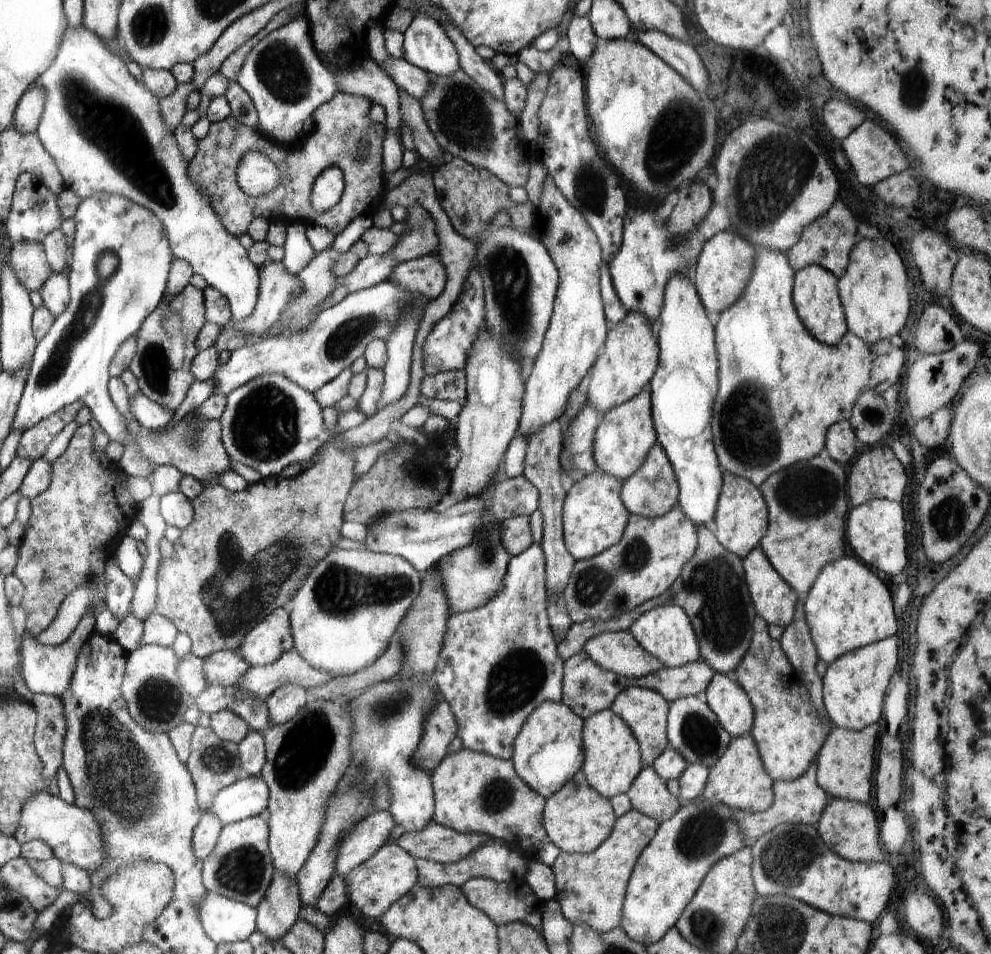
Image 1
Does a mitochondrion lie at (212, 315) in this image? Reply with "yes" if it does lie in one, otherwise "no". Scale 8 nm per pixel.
no

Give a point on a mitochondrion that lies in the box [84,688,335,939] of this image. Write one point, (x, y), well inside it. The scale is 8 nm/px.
(241, 871)

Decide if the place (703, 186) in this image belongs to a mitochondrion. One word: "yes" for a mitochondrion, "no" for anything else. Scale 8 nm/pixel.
no

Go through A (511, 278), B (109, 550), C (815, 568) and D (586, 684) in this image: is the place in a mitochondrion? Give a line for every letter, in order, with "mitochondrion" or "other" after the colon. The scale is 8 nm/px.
A: mitochondrion
B: other
C: other
D: mitochondrion

